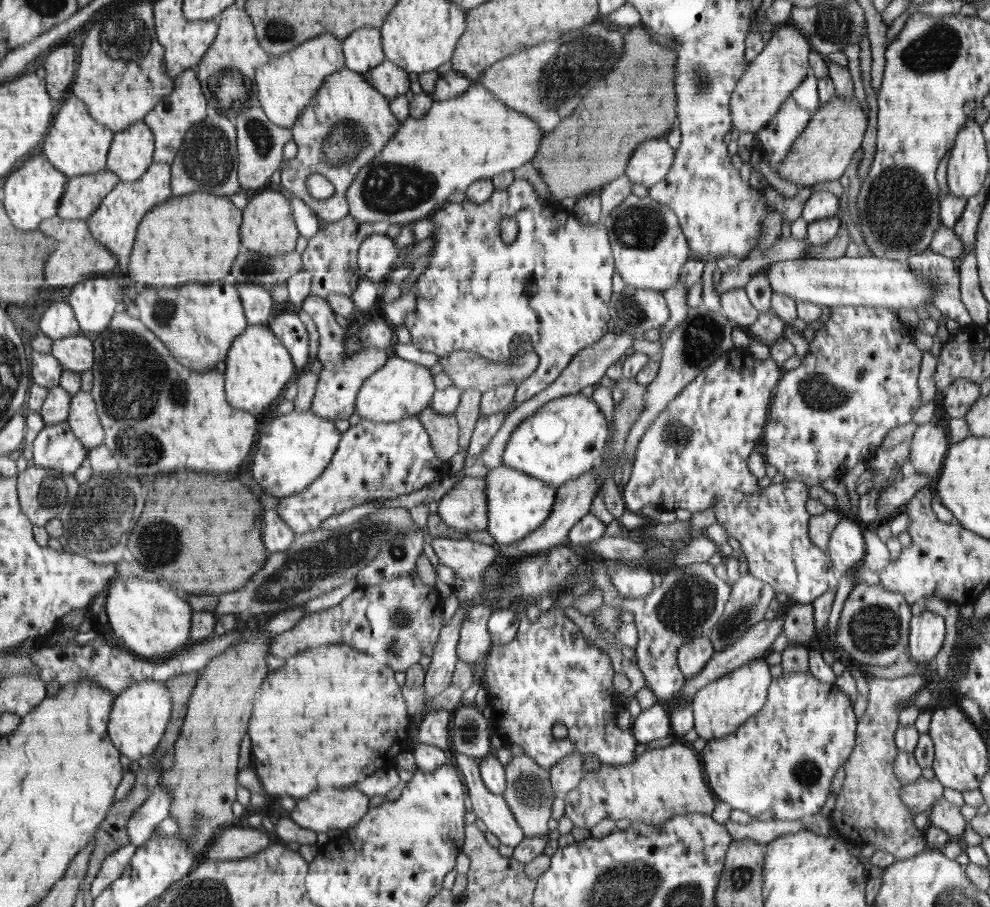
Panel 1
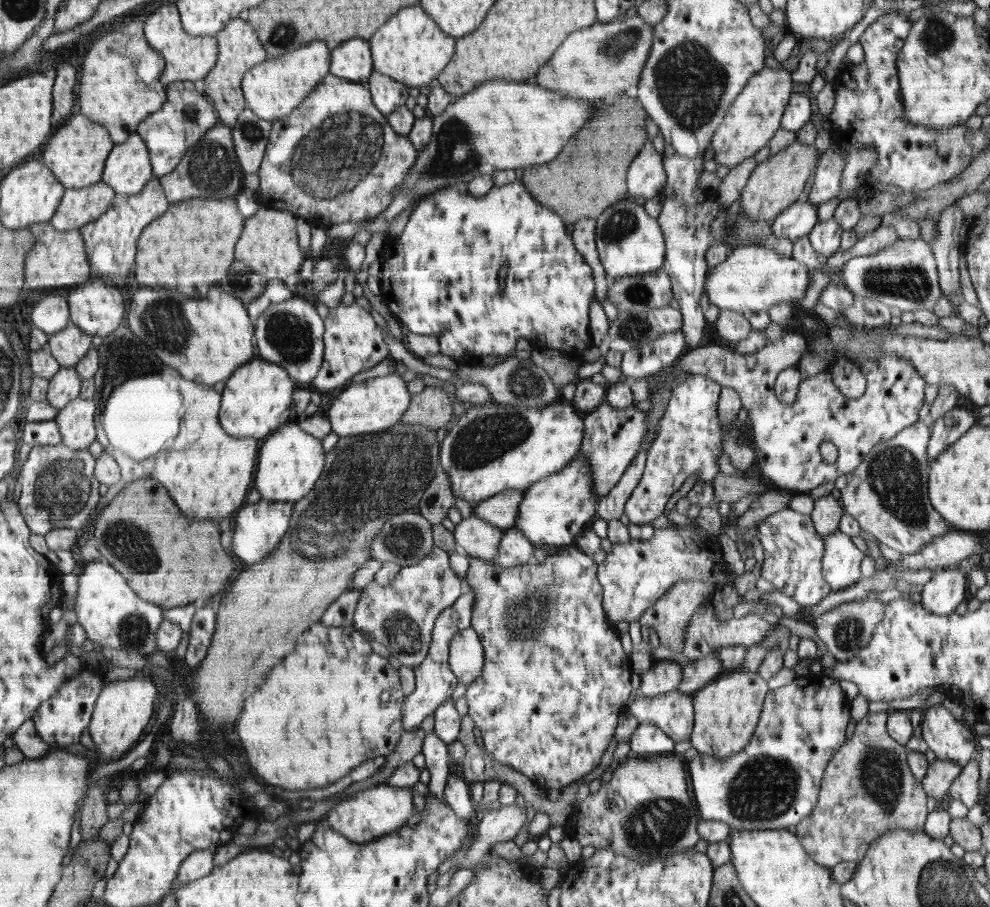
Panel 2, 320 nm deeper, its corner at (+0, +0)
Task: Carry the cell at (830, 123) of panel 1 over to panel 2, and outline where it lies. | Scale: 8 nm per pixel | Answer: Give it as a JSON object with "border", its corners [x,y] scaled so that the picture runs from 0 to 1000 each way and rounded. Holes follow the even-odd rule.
{"border":[[[803,152],[802,158],[784,171],[780,171],[770,180],[765,180],[746,216],[748,234],[761,243],[784,241],[799,225],[808,221],[808,213],[814,207],[814,201],[821,195],[828,172],[823,160],[812,159]]]}

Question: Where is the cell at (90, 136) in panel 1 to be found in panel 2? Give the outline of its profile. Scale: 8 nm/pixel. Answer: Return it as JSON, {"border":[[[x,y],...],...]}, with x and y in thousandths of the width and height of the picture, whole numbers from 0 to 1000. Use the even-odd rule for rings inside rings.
{"border":[[[75,126],[48,155],[42,176],[67,209],[85,207],[103,200],[104,187],[113,165],[115,165],[115,155],[105,138],[97,137],[83,126]]]}

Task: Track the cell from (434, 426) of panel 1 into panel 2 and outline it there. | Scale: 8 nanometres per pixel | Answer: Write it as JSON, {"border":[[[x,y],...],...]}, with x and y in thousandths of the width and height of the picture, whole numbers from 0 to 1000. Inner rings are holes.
{"border":[[[430,426],[424,432],[415,434],[415,445],[405,465],[428,469],[438,473],[452,470],[457,461],[457,443],[444,427]]]}

